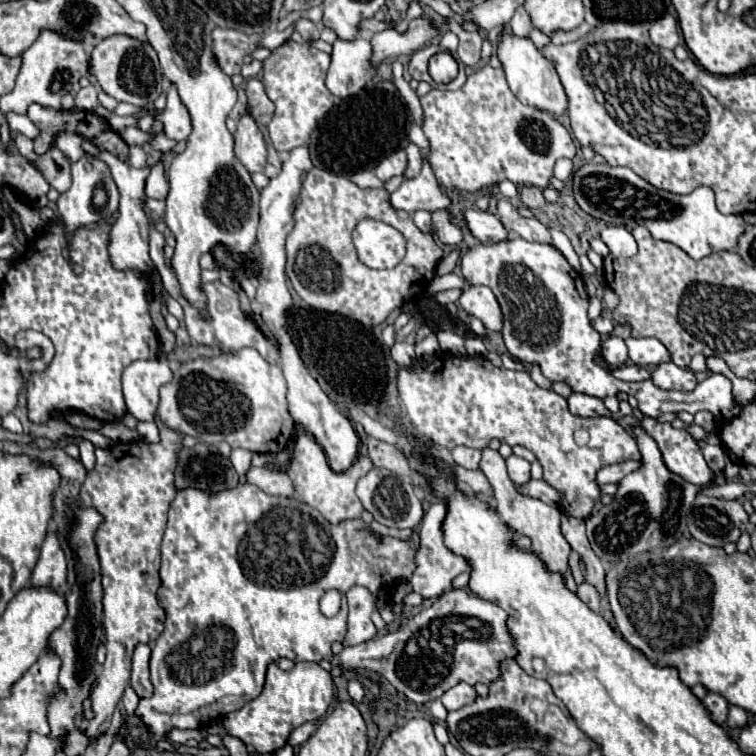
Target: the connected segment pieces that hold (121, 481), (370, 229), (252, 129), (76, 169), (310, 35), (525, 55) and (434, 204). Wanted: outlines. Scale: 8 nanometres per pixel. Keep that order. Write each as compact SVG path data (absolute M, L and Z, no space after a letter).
M158 419L160 429L160 443L150 443L148 453L142 453L140 457L124 455L122 459L114 459L110 451L96 449L96 467L92 473L88 473L86 481L80 489L80 499L86 507L94 507L102 517L104 523L96 531L96 545L98 545L98 557L102 565L102 585L104 585L104 631L106 631L106 661L98 675L98 683L92 689L92 711L94 717L86 721L84 735L90 739L90 743L96 743L96 739L106 733L110 727L112 713L116 709L116 703L120 701L126 685L130 683L130 659L132 651L138 643L154 643L162 629L164 629L164 609L158 605L156 591L160 587L160 543L166 529L166 513L170 507L170 501L176 495L174 487L174 467L178 459L180 445L180 433L166 429Z
M372 219L356 225L352 241L358 259L370 269L394 269L406 253L406 239L394 227Z
M248 113L240 119L238 129L234 133L234 153L250 173L258 173L266 165L264 137L256 121Z
M84 157L78 163L72 163L72 187L60 195L58 199L58 211L60 221L64 225L64 237L70 241L76 229L94 225L94 223L110 223L118 211L118 187L110 175L110 169L100 159Z
M304 17L298 19L296 31L302 35L304 41L316 41L316 39L320 39L320 27L316 27L312 21L308 21Z
M504 33L498 45L498 57L504 65L504 73L508 79L508 85L512 93L524 101L526 105L532 105L536 109L542 109L550 113L552 117L560 117L568 111L568 97L564 93L564 87L560 83L560 77L554 69L554 65L542 57L542 53L534 47L534 43L526 37L516 37L512 33Z
M424 163L422 167L422 173L414 179L406 179L401 184L398 191L393 192L390 195L390 203L393 208L398 210L405 210L408 213L414 213L414 211L438 211L438 209L444 209L450 199L440 191L438 183L430 185L430 189L426 187L426 181L432 181L432 171L428 169L430 165Z

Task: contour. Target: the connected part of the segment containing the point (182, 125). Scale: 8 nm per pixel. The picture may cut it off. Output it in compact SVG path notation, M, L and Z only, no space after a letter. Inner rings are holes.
M170 87L168 91L168 103L162 115L158 115L156 119L160 119L164 123L164 133L166 137L174 139L174 141L182 141L190 135L190 113L188 109L182 105L178 93L174 87Z

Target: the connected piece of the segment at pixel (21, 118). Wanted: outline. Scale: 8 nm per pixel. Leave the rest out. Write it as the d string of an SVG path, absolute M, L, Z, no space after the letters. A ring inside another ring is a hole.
M6 113L6 121L10 125L10 131L18 131L24 133L26 137L34 139L38 135L38 127L26 117L26 115L18 115L18 113Z

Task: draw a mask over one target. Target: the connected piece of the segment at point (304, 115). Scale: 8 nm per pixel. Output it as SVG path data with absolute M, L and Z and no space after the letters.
M286 41L262 61L262 83L266 95L274 103L274 117L268 125L270 139L276 151L292 151L294 147L306 145L318 119L332 109L332 93L326 89L326 69L330 67L330 55L312 47L312 43Z

